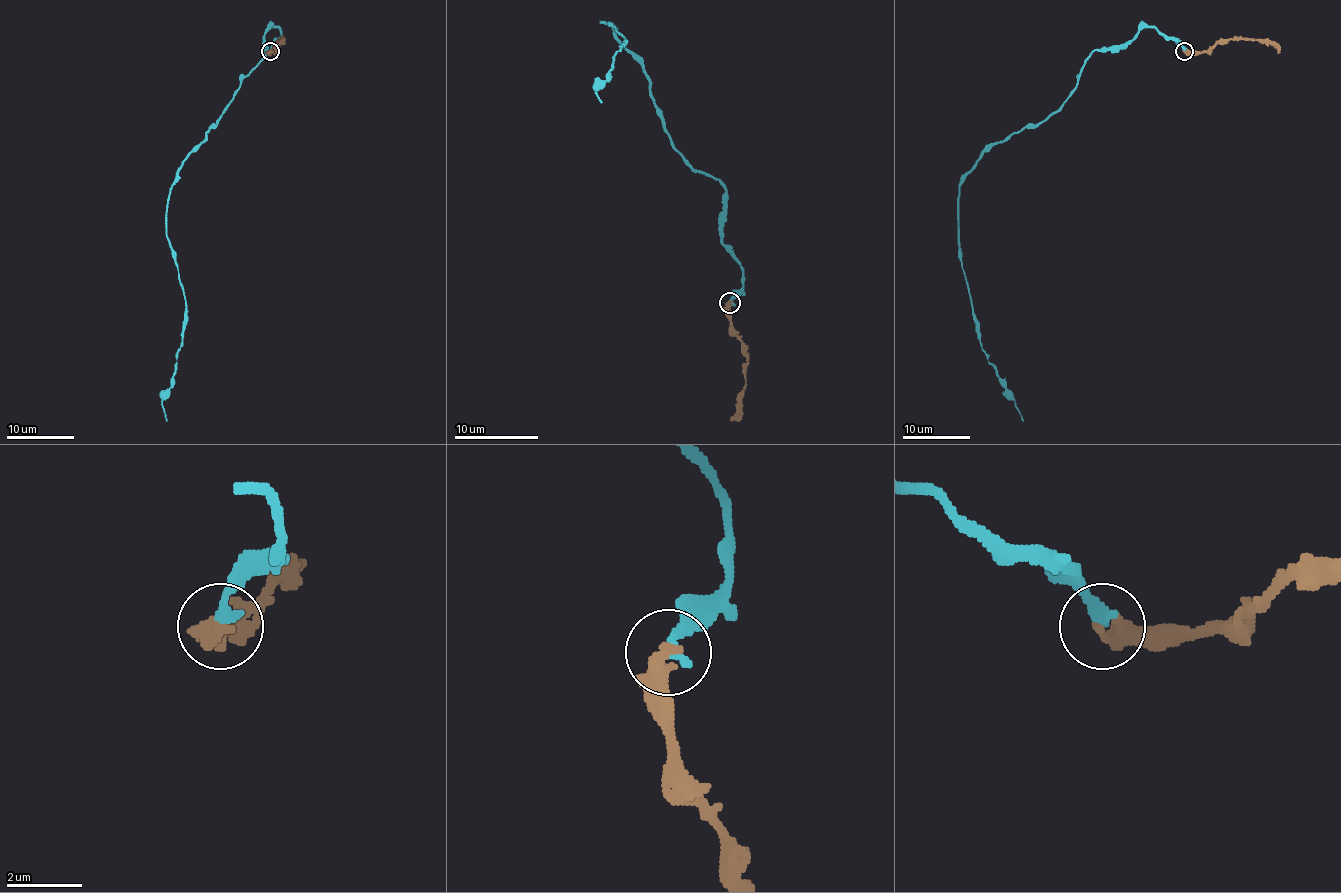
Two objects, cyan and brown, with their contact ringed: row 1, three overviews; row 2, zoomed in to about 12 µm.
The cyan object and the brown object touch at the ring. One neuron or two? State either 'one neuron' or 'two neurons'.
one neuron

